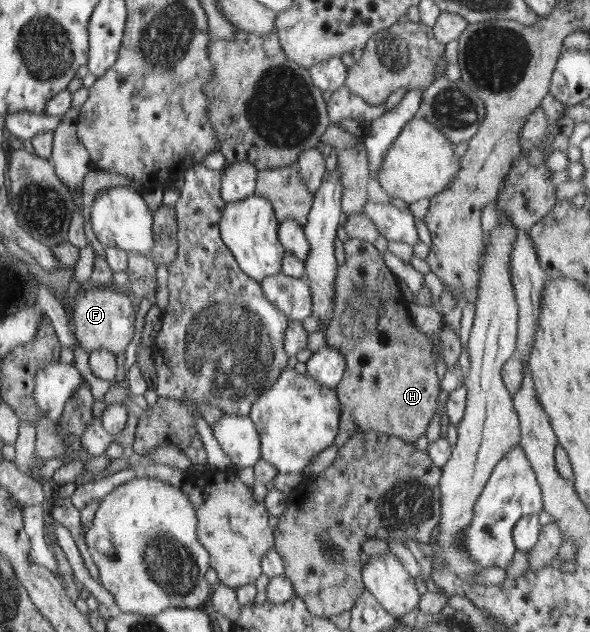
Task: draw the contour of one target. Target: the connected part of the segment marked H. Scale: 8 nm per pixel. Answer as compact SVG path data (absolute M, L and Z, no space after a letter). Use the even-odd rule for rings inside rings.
M350 238L344 242L345 262L339 265L334 280L333 313L325 329L325 341L337 348L345 359L345 372L340 383L335 387L341 405L340 429L335 437L335 445L339 448L348 438L358 431L376 430L389 436L399 437L407 442L416 443L428 429L428 423L438 412L438 395L441 391L441 375L437 373L436 363L432 356L431 340L412 322L407 309L411 302L400 281L394 278L378 252L378 248L365 239ZM378 335L394 335L402 341L396 343L396 357L382 359L384 367L390 365L390 375L374 375L374 345Z

